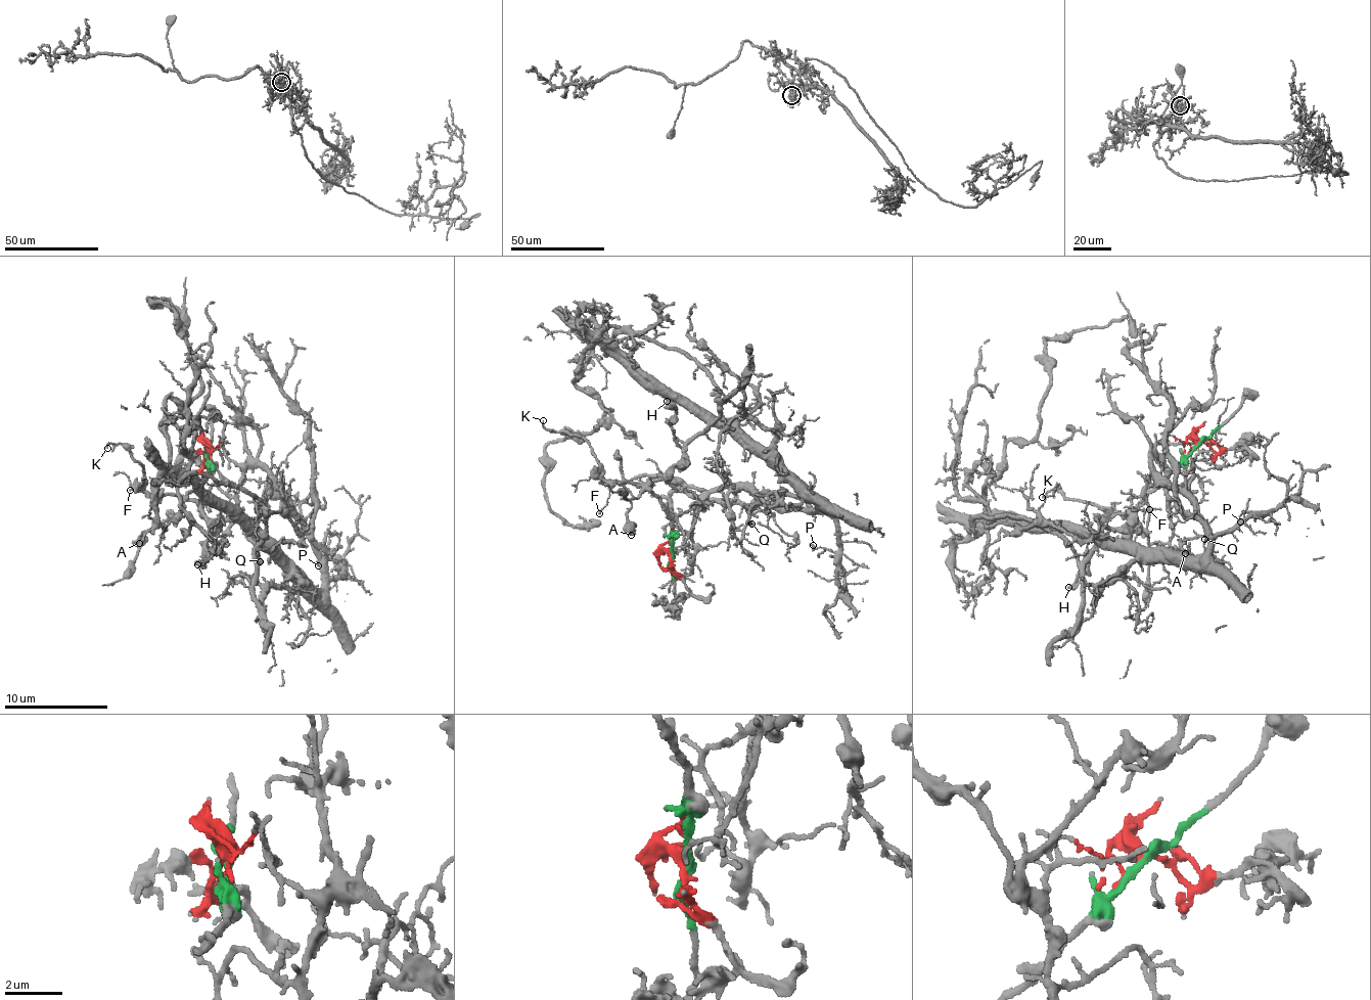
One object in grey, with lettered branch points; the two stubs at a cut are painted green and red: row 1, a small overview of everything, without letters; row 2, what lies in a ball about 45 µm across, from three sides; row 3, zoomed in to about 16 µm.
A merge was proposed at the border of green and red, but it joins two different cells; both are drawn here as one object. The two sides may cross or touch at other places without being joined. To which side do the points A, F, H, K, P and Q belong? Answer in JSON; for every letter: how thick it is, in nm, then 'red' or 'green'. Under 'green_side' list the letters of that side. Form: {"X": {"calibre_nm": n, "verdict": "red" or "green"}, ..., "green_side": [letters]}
{"A": {"calibre_nm": 480, "verdict": "green"}, "F": {"calibre_nm": 110, "verdict": "green"}, "H": {"calibre_nm": 400, "verdict": "green"}, "K": {"calibre_nm": 120, "verdict": "green"}, "P": {"calibre_nm": 160, "verdict": "red"}, "Q": {"calibre_nm": 100, "verdict": "red"}, "green_side": ["A", "F", "H", "K"]}

